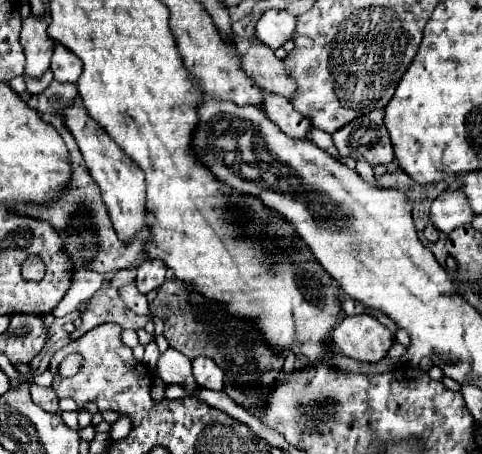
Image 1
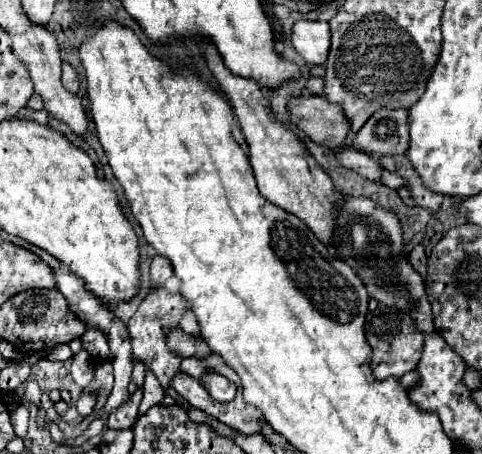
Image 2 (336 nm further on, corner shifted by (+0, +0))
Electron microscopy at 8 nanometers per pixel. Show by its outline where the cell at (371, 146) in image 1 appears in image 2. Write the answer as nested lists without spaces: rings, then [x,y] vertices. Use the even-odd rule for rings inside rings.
[[[379,109],[371,115],[371,119],[361,127],[355,137],[355,147],[363,153],[373,153],[373,157],[381,155],[405,155],[409,149],[409,125],[407,125],[409,111],[407,109]]]

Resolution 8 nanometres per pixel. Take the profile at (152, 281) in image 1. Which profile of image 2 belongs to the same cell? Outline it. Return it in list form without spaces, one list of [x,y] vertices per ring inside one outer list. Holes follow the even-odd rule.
[[[155,257],[151,261],[151,281],[157,285],[163,285],[173,275],[173,265],[167,257]]]

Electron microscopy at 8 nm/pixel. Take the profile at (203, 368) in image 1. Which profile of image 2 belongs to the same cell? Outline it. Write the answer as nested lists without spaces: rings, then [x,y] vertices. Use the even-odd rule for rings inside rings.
[[[205,373],[203,385],[215,401],[233,401],[237,395],[237,385],[219,373]]]

